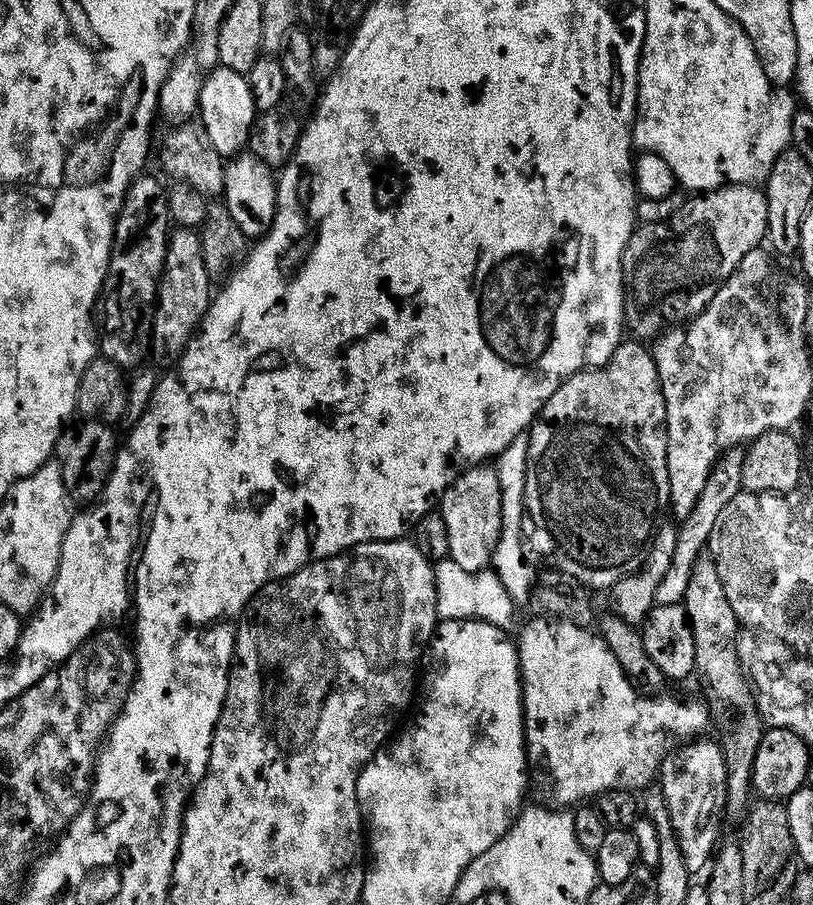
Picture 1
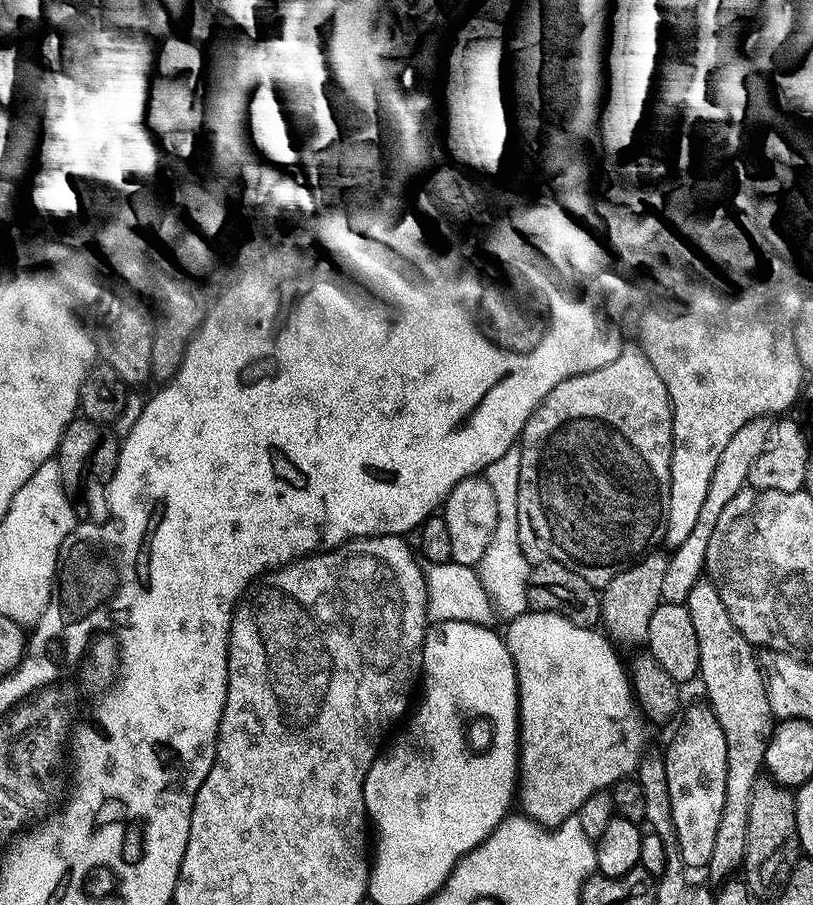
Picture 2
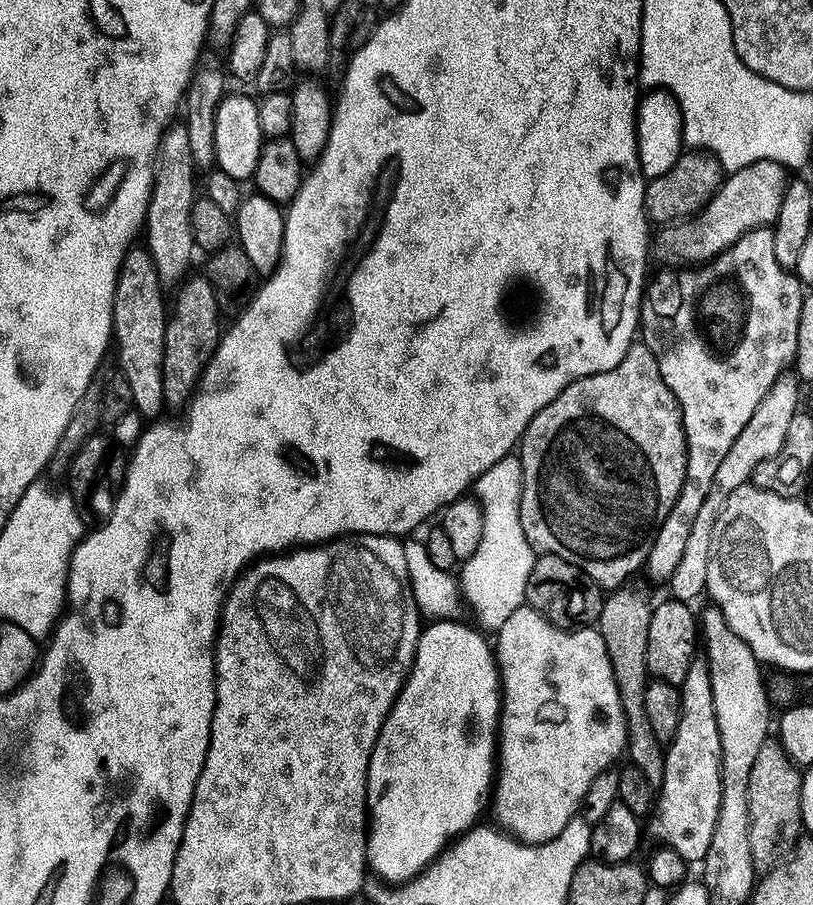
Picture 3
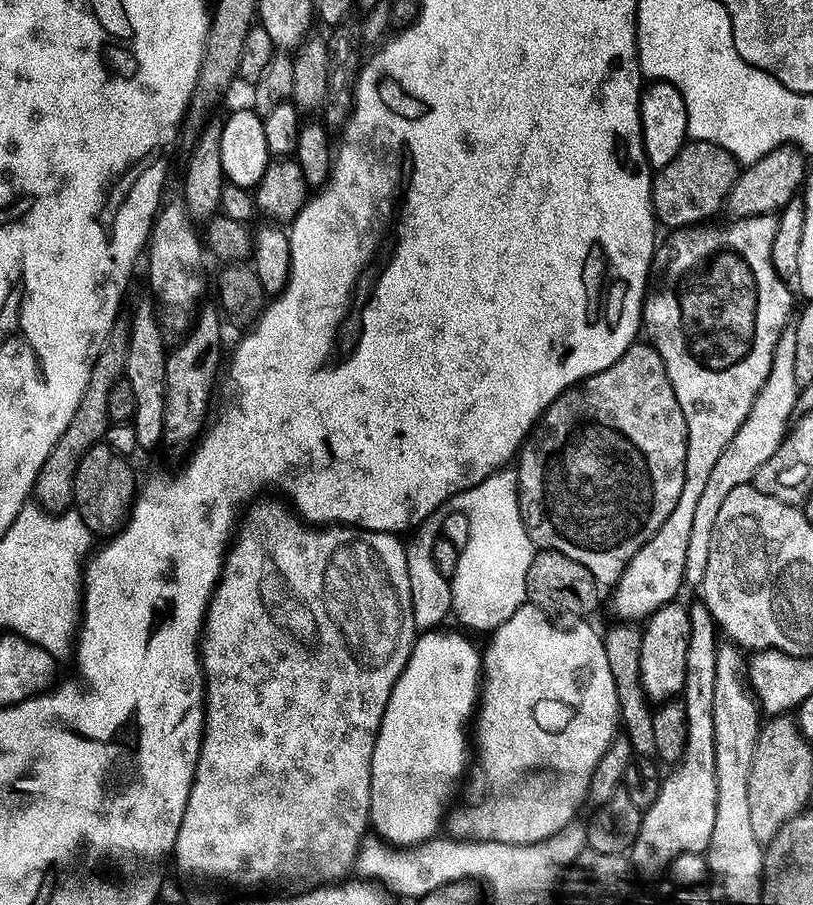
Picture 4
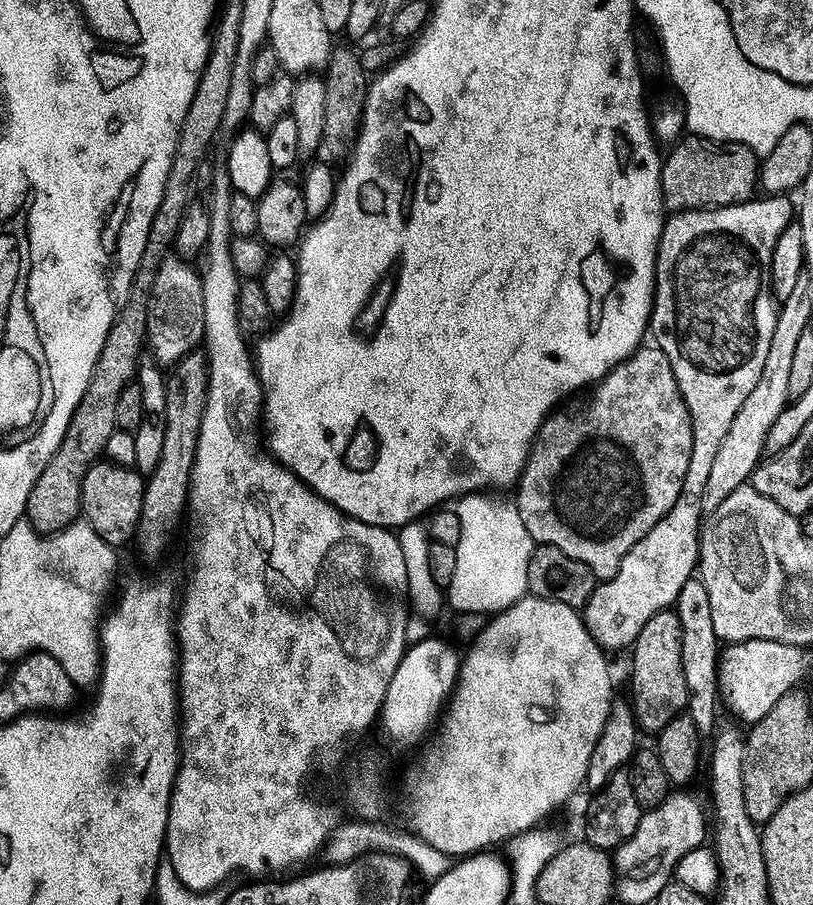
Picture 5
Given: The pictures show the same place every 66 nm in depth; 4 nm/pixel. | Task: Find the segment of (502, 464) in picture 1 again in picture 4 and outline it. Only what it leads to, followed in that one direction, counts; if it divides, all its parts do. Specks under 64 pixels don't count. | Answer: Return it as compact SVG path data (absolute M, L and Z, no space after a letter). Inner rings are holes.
M501 470L487 476L480 484L468 488L462 493L463 511L469 522L469 536L460 548L458 566L450 578L452 589L451 611L465 624L465 629L473 628L476 632L491 633L502 622L506 622L526 603L528 587L526 578L530 562L534 555L532 539L526 534L526 526L520 517L520 490L516 483L516 474L512 470Z

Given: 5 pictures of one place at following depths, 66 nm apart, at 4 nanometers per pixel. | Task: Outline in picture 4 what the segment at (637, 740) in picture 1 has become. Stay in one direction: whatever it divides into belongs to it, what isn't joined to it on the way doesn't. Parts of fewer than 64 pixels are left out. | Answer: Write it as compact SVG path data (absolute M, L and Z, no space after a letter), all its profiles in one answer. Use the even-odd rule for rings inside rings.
M524 603L512 617L502 622L502 626L494 629L488 649L486 647L483 649L482 687L478 693L478 719L475 721L476 736L474 732L474 763L466 776L468 789L464 792L464 804L458 805L456 813L452 816L450 832L453 837L510 844L540 844L551 841L553 836L577 819L576 811L579 810L580 803L585 803L592 771L598 766L599 760L606 754L607 748L617 736L620 707L616 701L616 683L610 674L610 662L606 662L606 650L601 633L599 631L596 633L588 622L580 622L580 632L576 632L571 626L561 626L556 632L552 632L553 621L548 616L547 611L537 608L535 604Z

